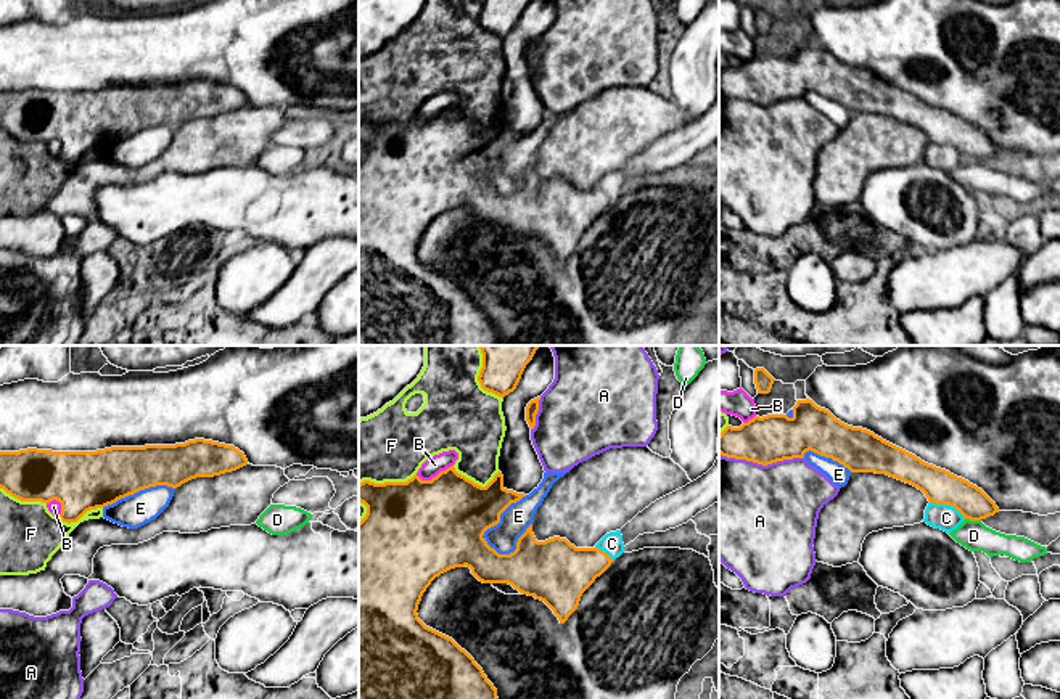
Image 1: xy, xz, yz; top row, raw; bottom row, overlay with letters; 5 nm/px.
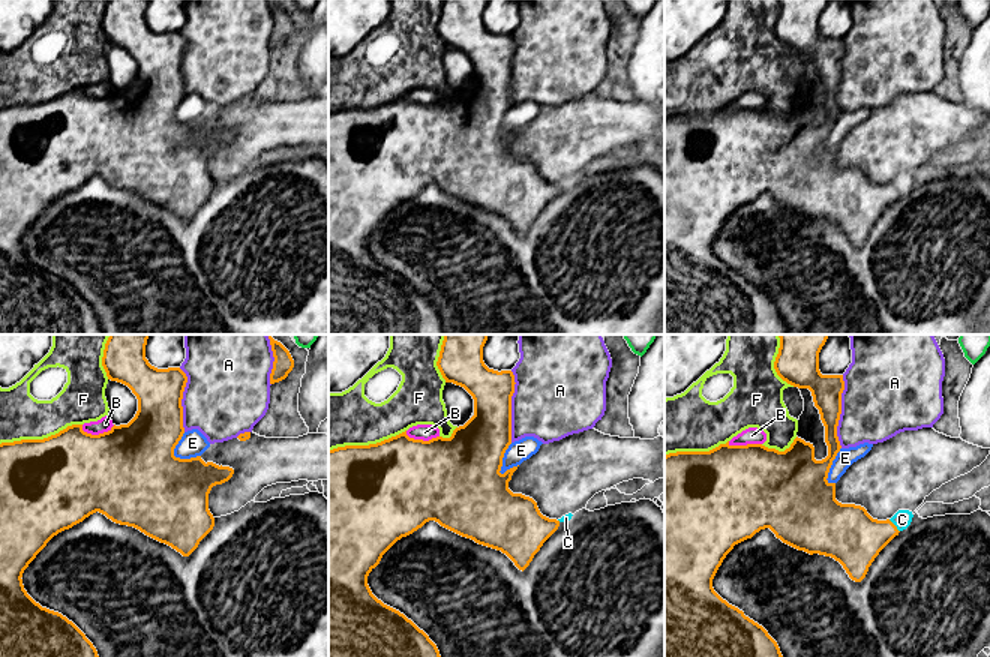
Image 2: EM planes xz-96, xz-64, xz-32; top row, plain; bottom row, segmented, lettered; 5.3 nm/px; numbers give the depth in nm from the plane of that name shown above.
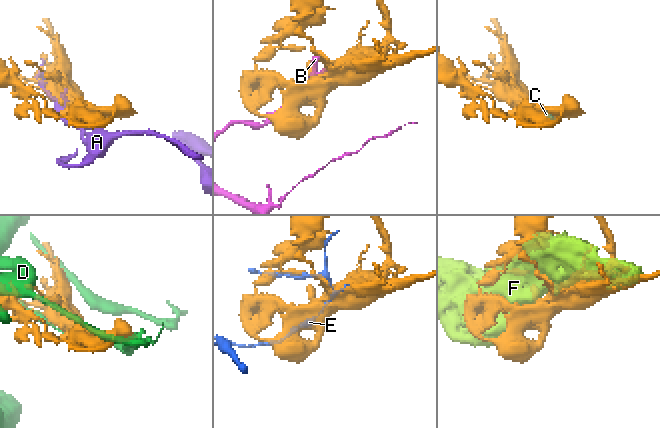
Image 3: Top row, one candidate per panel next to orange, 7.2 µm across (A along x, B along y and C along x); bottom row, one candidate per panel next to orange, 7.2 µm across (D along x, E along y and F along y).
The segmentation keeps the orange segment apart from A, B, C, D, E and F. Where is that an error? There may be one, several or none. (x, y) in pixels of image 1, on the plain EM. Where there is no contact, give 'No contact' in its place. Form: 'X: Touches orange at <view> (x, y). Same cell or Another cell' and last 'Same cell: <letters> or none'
A: Touches orange at yz (761, 103). Another cell
B: Touches orange at xz (433, 118). Another cell
C: Touches orange at yz (948, 143). Another cell
D: Touches orange at yz (973, 159). Another cell
E: Touches orange at xz (496, 164). Another cell
F: Touches orange at xz (386, 122). Another cell
Same cell: none

